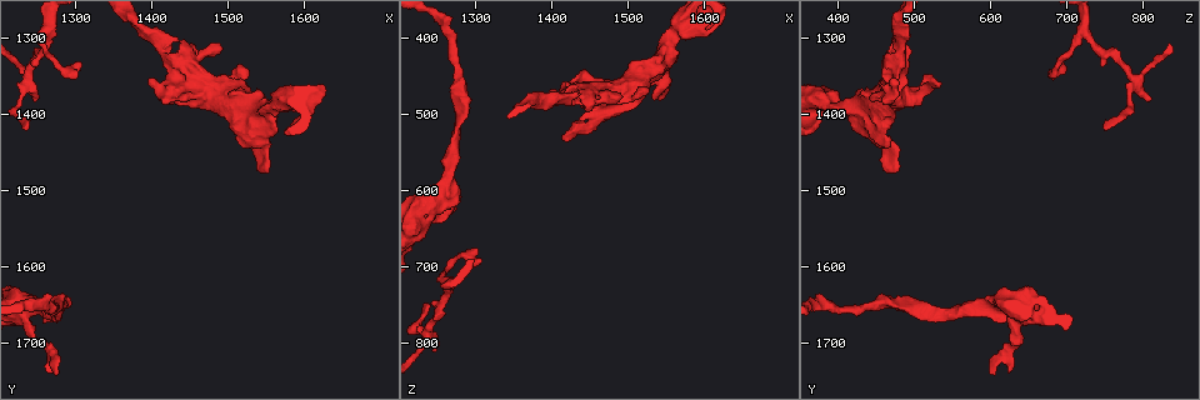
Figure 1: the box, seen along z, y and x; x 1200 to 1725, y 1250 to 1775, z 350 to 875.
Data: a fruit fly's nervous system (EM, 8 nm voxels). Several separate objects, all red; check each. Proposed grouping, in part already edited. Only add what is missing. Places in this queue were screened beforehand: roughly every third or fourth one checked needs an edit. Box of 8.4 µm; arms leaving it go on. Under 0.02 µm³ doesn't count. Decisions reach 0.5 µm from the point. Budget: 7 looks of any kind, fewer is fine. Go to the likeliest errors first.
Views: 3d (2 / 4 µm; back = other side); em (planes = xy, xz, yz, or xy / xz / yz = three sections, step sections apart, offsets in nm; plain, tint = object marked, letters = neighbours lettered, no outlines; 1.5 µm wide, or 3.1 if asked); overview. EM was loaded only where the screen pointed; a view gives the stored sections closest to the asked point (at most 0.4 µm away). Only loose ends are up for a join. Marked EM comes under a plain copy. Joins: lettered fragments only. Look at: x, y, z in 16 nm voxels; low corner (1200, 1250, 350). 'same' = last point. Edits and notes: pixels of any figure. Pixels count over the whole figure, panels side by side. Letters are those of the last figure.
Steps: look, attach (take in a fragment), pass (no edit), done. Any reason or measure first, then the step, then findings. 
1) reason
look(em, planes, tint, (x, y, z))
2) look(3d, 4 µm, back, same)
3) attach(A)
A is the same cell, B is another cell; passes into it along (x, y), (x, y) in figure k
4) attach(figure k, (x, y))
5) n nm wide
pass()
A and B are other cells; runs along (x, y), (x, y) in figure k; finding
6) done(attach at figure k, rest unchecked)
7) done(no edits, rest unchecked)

tapers out
look(3d, 2 µm, (1240, 1380, 810))

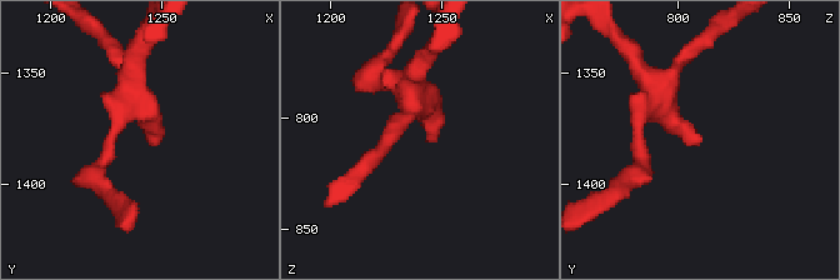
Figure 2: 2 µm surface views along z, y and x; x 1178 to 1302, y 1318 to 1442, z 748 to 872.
shape alone is not enough
look(em, planes, tint, (1245, 1382, 810))

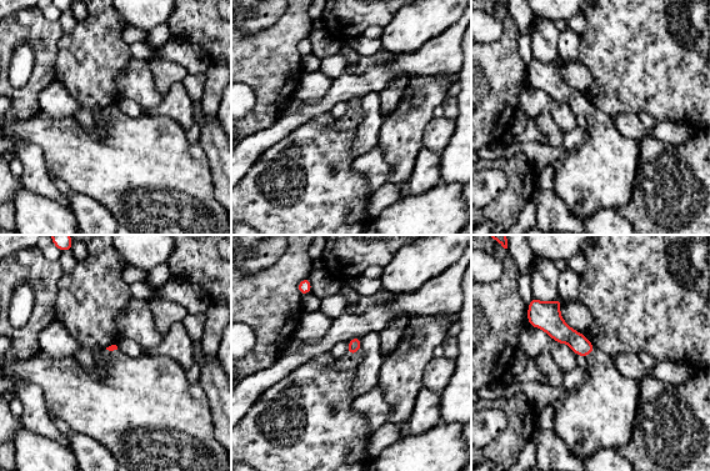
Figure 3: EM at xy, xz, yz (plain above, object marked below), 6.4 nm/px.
what lies round it
look(em, planes, letters, same)

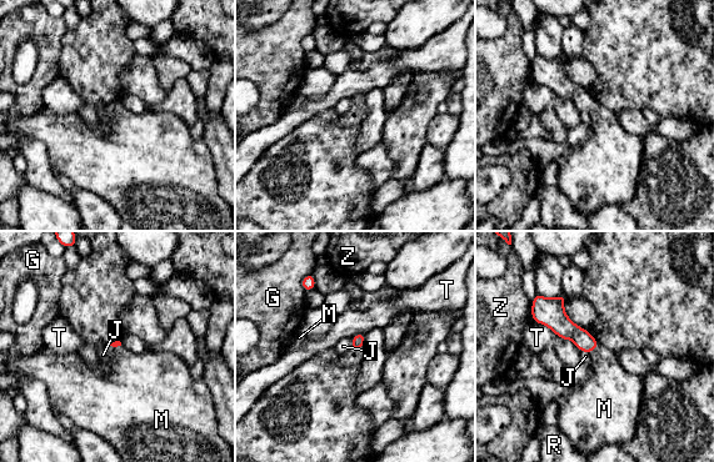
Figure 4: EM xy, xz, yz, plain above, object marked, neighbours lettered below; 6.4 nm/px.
T touches over 380 nm
attach(M)
M is the same cell, G, J, R, T and Z are other cells; it goes on there

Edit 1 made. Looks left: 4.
look(overview)

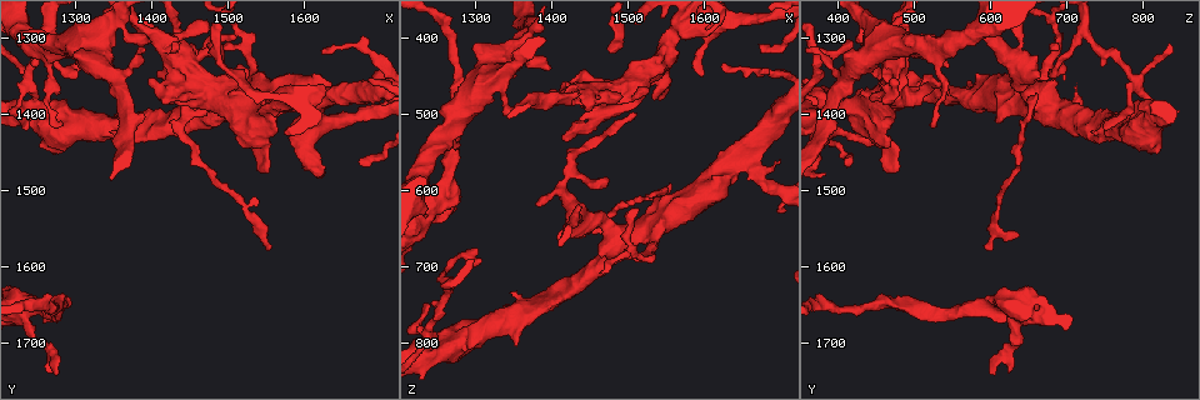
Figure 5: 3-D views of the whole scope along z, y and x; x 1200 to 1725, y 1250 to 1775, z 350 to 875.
free end
look(3d, 2 µm, back, (1265, 1735, 625))

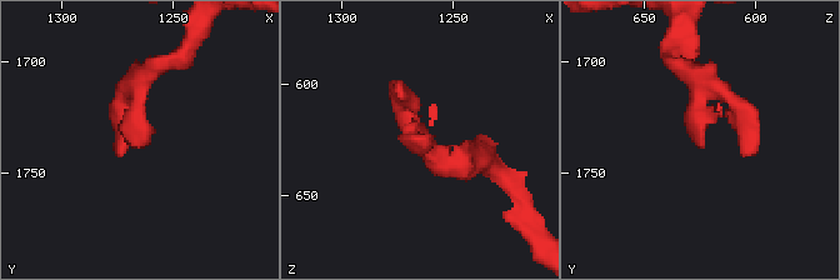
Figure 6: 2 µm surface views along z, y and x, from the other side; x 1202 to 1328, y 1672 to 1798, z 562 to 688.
now the EM
look(em, planes, letters, (1261, 1738, 624))

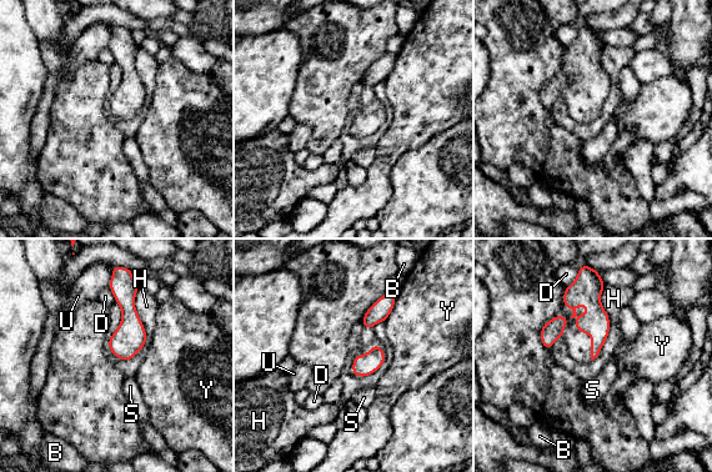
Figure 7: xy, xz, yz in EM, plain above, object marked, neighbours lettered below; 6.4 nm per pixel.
pass()
B, D, H, S, U and Y are other cells; border along (140, 287), (146, 342), (124, 361) in figure 7; none of them fits

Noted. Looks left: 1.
done(attach at figure 4, rest unchecked)

